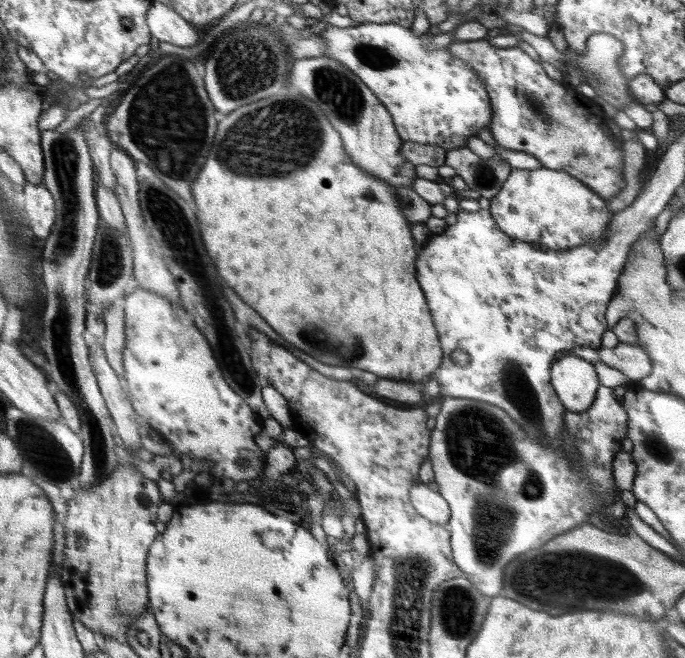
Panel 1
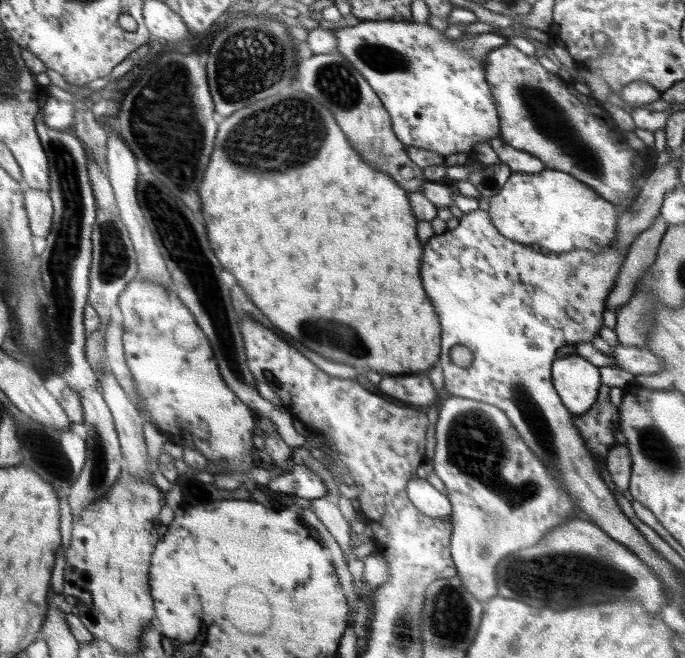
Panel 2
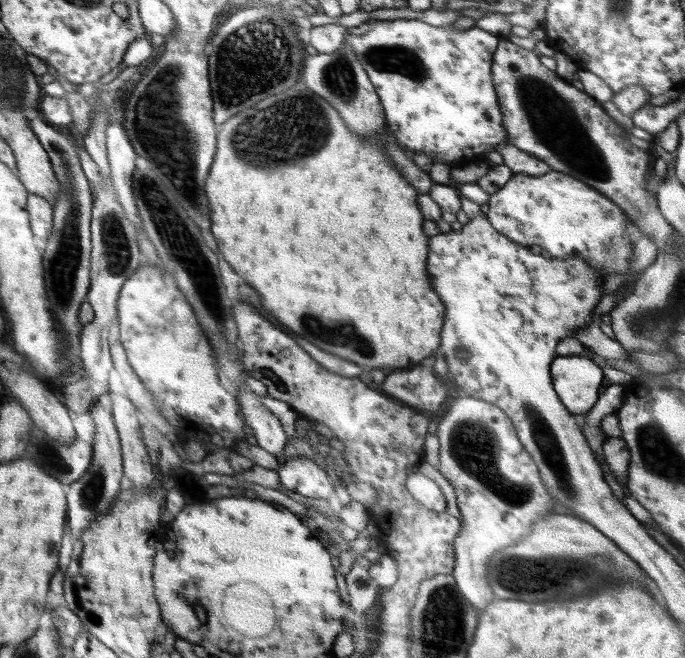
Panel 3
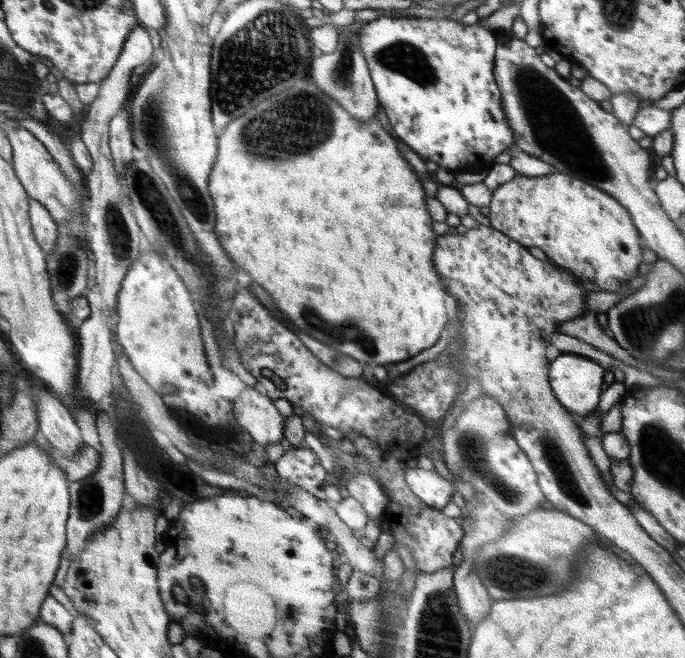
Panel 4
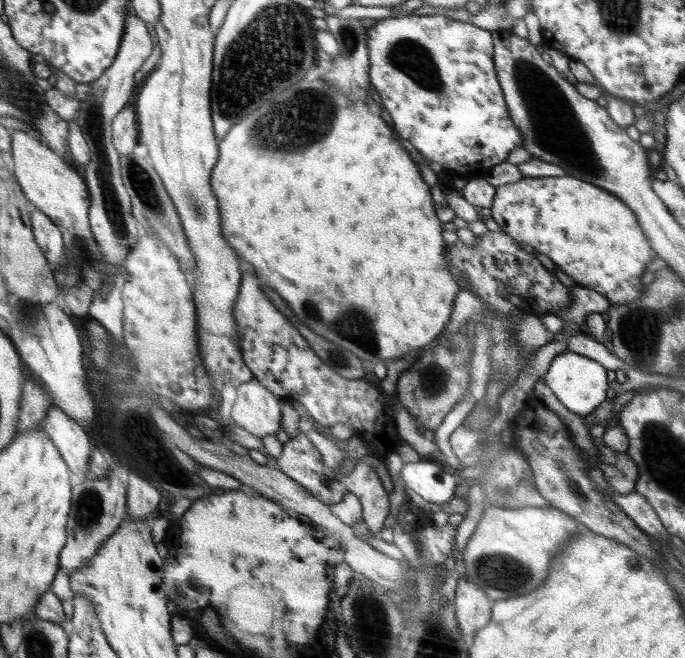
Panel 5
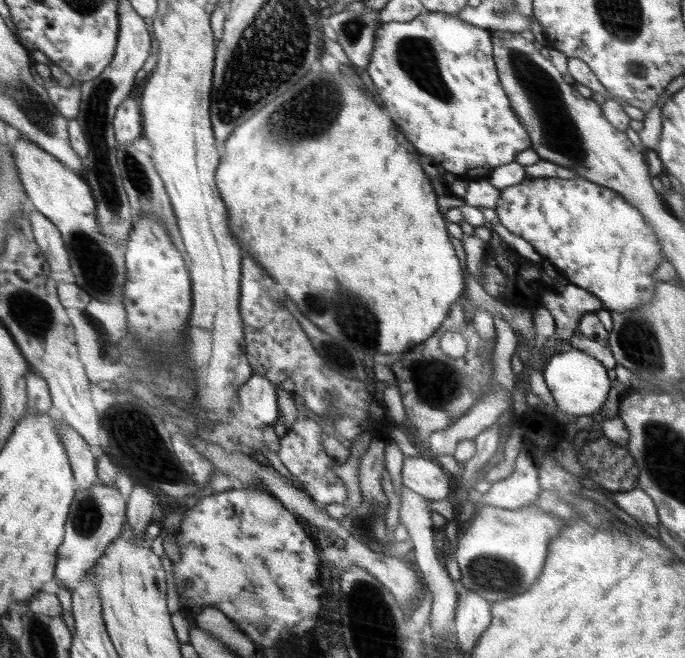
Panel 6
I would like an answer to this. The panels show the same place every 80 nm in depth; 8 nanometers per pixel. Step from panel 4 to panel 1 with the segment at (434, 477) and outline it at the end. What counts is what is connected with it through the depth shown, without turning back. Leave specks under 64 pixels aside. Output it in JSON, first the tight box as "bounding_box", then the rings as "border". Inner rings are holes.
{"bounding_box":[409,482,451,525],"border":[[[419,482],[412,486],[409,500],[420,516],[434,524],[446,525],[450,520],[451,510],[448,503],[438,492],[430,490],[425,483]]]}

